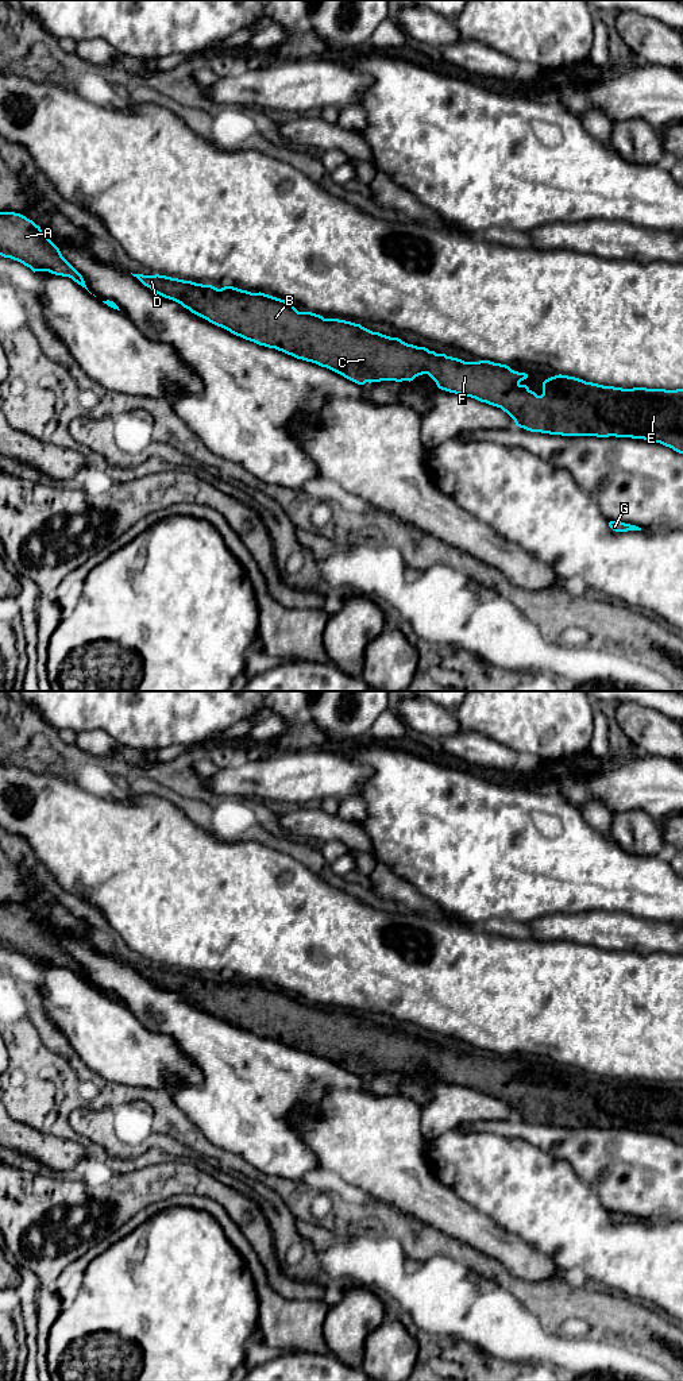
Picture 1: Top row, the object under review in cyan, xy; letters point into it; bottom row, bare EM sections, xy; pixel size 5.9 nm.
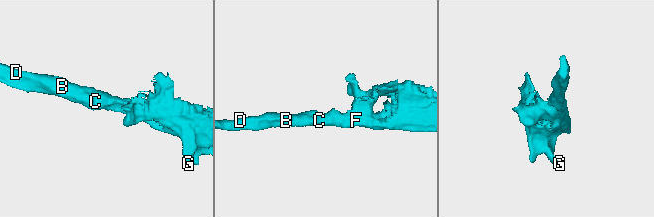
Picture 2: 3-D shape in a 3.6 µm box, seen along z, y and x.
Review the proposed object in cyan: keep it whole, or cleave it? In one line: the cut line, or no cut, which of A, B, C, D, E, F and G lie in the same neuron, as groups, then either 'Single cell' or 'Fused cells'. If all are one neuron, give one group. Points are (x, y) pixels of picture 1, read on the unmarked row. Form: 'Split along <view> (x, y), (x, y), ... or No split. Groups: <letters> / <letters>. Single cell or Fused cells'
No split. Groups: A B C D E F G. Single cell

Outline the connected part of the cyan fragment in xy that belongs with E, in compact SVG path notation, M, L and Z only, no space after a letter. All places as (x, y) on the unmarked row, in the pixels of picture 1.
M159 965L132 967L157 985L181 995L192 1004L236 1027L327 1058L358 1076L381 1072L410 1073L418 1066L428 1065L439 1080L501 1099L517 1118L530 1123L644 1130L683 1145L683 1080L622 1080L559 1065L545 1071L543 1085L537 1087L526 1076L520 1075L528 1069L528 1065L514 1062L506 1056L490 1052L464 1053L436 1045L398 1029L373 1023L360 1015L298 1003L293 995L261 983L251 984L234 977L217 980Z

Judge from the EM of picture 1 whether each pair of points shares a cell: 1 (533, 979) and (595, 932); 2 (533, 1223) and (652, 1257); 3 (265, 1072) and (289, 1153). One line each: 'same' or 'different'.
1: different
2: same
3: same

